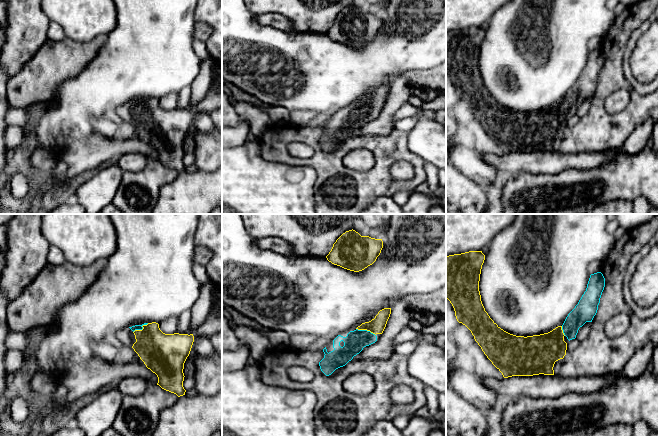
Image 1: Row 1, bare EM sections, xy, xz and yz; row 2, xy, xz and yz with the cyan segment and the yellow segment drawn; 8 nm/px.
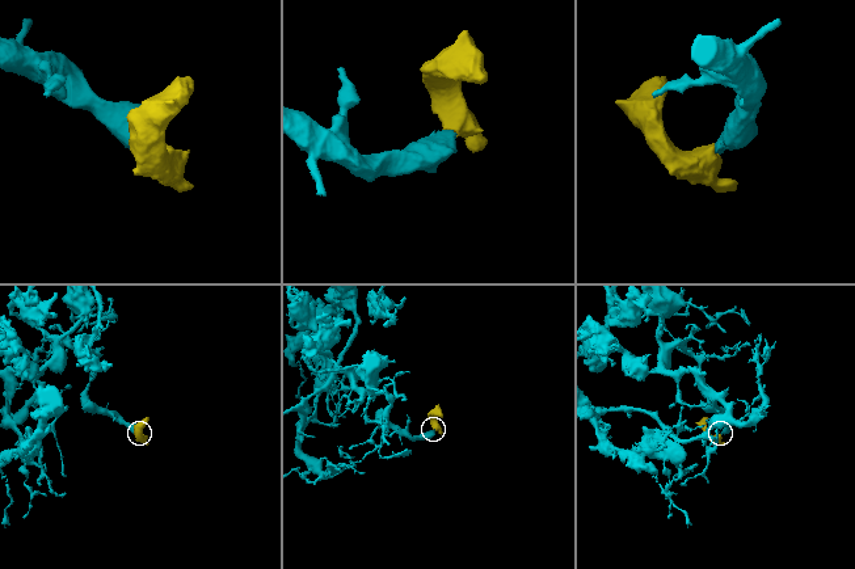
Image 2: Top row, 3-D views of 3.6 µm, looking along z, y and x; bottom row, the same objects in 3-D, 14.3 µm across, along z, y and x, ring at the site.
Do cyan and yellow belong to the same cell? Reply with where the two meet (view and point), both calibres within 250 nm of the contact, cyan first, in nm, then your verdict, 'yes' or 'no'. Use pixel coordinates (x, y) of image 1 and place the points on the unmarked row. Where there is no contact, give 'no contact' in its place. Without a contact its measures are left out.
meets cyan in xz at (366, 106); 170 nm thick on the cyan side, 130 nm on the other; yes

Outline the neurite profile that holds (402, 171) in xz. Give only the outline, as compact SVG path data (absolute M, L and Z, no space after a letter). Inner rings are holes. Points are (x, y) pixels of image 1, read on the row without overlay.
M406 161L394 163L389 170L391 178L398 181L409 181L415 173L414 167Z

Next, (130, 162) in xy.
M126 153L116 163L124 172L139 172L144 169L148 159L141 153Z

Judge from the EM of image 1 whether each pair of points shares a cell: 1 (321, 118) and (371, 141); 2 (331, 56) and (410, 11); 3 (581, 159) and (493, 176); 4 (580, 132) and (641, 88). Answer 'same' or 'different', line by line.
1: different
2: same
3: different
4: different

